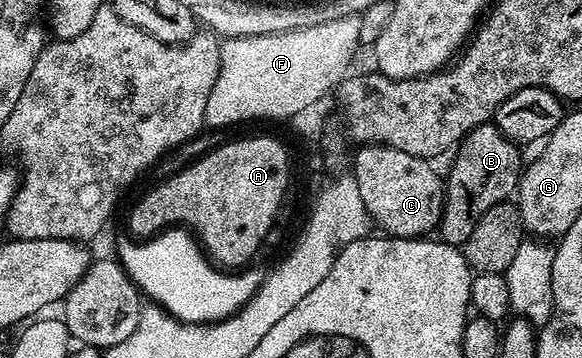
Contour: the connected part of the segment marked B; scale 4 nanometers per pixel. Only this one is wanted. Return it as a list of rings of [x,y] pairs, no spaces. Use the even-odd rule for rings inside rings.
[[[483,122],[481,126],[474,128],[459,142],[455,154],[456,159],[453,160],[448,174],[446,170],[444,211],[440,217],[438,238],[448,246],[463,248],[466,240],[470,240],[470,232],[474,232],[474,224],[478,224],[478,220],[482,220],[482,216],[486,216],[486,212],[490,212],[490,208],[494,208],[494,204],[507,202],[517,193],[522,173],[522,161],[520,162],[522,150],[510,140],[506,140],[506,136],[502,136],[502,132],[495,124]]]

